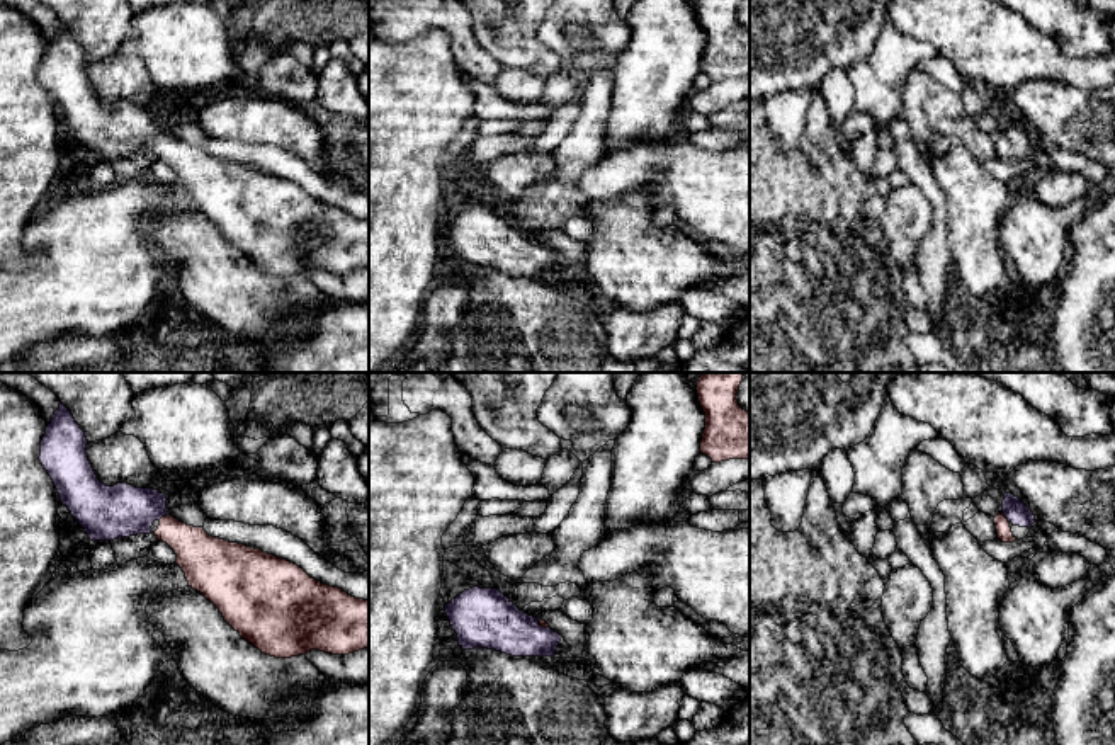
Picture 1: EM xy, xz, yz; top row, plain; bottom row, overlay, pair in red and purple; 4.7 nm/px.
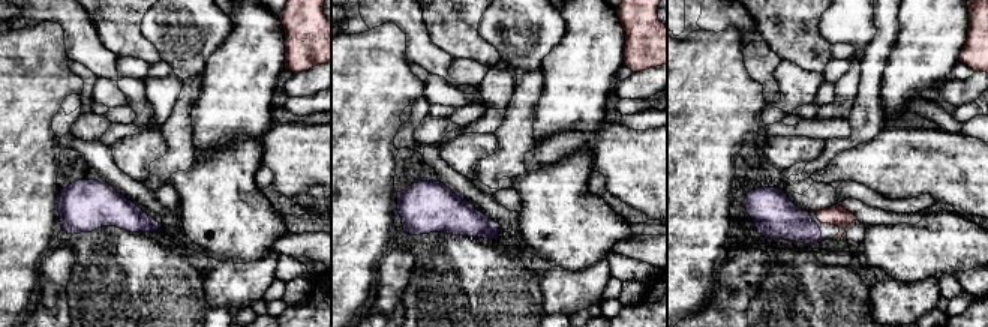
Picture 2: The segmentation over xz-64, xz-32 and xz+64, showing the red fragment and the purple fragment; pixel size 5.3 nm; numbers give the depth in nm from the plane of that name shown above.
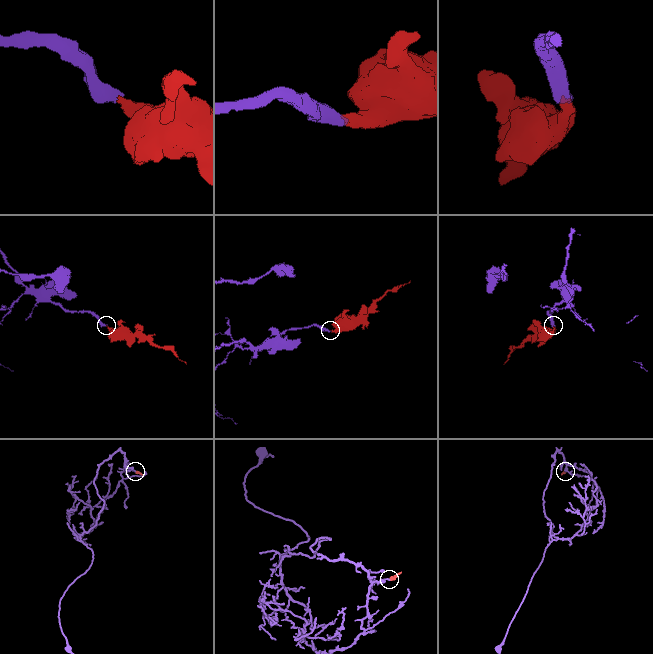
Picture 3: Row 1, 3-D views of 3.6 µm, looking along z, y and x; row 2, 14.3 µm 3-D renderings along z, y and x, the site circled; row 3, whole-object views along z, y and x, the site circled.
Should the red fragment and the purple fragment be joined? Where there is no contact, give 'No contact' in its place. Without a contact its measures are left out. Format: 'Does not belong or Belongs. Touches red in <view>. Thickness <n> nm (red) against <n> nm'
Belongs. Touches red in xy. Thickness 220 nm (red) against 260 nm

